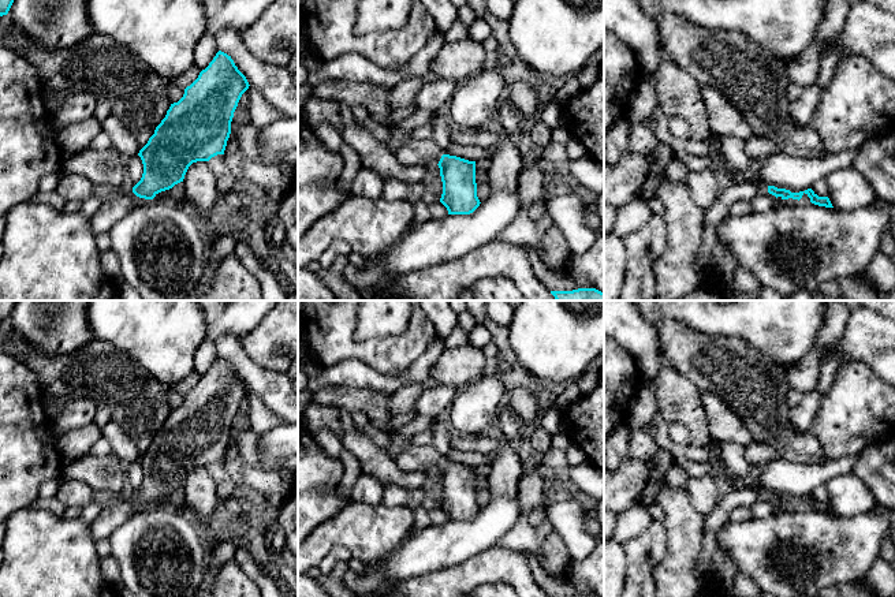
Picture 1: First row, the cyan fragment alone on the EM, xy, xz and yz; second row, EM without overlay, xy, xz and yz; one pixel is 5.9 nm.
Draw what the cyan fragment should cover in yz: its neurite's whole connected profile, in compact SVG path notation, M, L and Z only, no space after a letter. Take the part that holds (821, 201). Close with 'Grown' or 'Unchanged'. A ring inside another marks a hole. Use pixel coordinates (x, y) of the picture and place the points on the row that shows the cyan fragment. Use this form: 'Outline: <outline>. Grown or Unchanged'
Outline: M758 183L756 194L772 194L776 198L780 197L782 199L801 199L803 194L810 198L810 202L818 206L834 208L828 197L818 197L812 189L799 193L791 193L786 189L777 189L775 186L768 186L765 183Z. Grown

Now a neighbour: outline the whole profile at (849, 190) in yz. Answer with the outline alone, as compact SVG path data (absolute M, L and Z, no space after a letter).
M840 168L825 179L834 209L854 212L873 205L877 198L869 180L855 168Z

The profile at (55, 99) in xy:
M51 90L45 94L45 107L49 116L55 115L60 107L67 101L68 92L63 90Z

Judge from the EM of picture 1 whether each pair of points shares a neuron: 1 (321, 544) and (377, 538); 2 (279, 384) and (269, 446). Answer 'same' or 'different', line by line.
1: same
2: different

